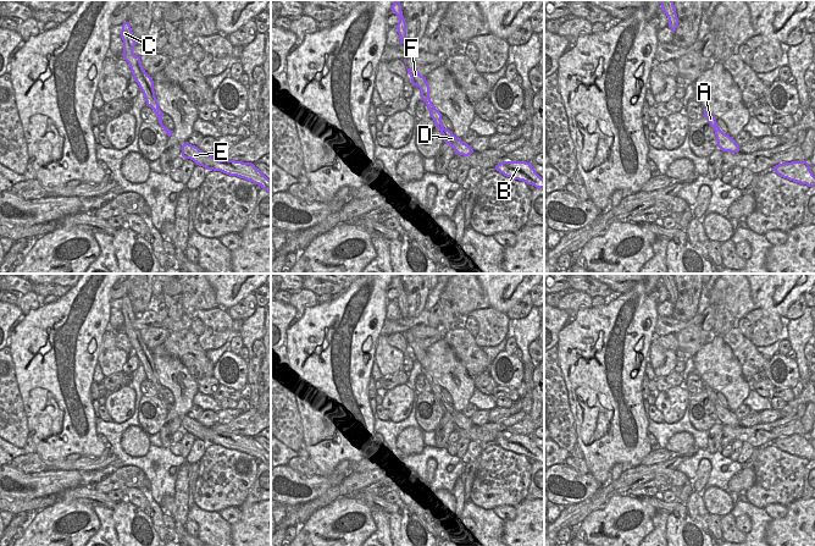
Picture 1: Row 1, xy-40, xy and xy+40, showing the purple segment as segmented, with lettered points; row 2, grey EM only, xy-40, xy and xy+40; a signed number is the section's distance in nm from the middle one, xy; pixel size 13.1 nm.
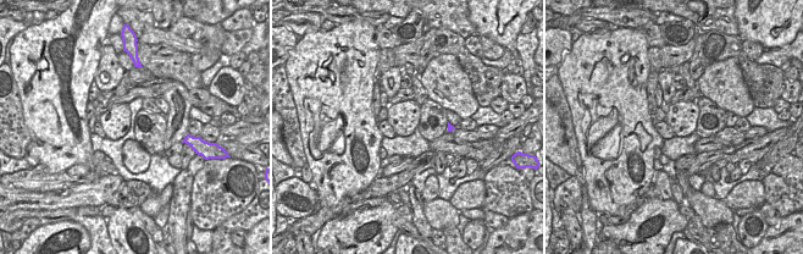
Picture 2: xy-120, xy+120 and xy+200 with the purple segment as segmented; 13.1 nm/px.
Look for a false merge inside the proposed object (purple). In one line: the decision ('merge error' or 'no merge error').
no merge error

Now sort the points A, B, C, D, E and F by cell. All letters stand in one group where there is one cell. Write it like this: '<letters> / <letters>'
A B C D E F

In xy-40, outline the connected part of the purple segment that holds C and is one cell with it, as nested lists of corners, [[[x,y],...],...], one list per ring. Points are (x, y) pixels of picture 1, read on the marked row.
[[[124,22],[122,24],[121,38],[123,40],[123,59],[128,62],[133,75],[133,79],[138,83],[140,90],[144,94],[146,106],[150,106],[154,110],[154,112],[157,115],[159,123],[163,128],[166,134],[168,137],[172,136],[173,131],[166,128],[162,125],[163,112],[159,109],[159,103],[154,90],[153,77],[150,77],[143,68],[140,56],[133,54],[133,49],[137,42],[133,39],[133,32],[129,22]]]

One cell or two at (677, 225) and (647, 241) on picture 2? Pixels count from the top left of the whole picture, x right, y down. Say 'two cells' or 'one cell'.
one cell

